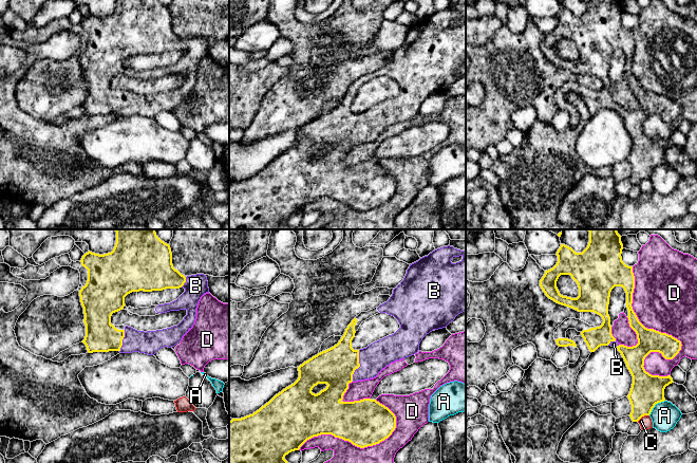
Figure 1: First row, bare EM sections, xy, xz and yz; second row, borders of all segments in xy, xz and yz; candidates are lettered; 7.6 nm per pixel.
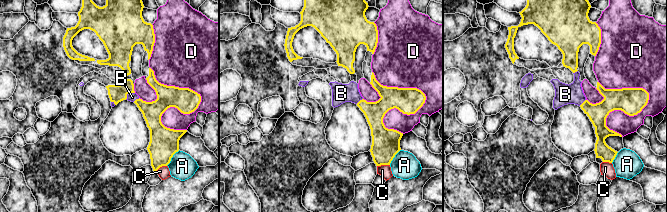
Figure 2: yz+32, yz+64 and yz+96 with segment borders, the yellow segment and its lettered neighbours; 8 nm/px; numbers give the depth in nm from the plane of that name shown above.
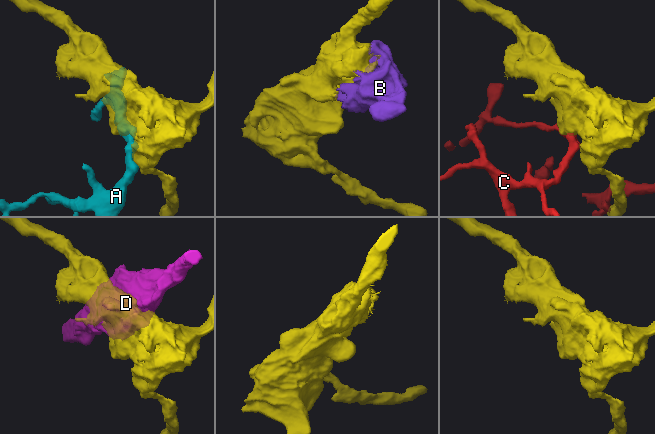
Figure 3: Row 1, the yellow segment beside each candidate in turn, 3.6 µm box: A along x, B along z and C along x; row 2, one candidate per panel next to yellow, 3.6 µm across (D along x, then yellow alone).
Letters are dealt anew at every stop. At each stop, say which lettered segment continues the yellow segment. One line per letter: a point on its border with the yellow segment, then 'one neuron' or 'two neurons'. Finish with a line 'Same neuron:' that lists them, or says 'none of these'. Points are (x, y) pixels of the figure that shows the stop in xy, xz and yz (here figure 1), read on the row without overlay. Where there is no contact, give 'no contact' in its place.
A: yz (655, 167) | two neurons
B: xz (359, 129) | one neuron
C: yz (642, 179) | two neurons
D: yz (671, 98) | two neurons
Same neuron: B

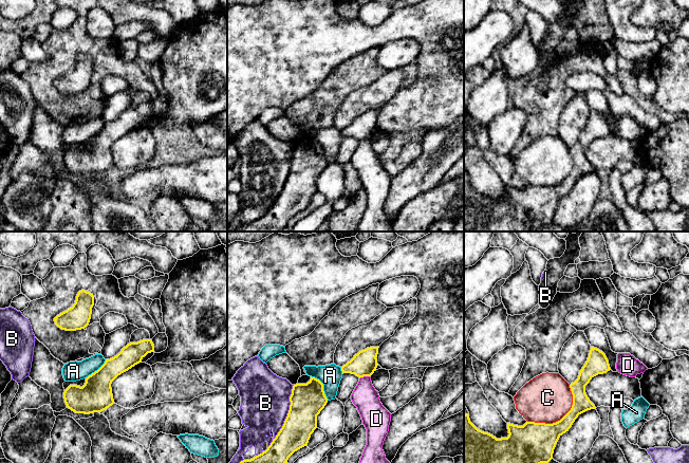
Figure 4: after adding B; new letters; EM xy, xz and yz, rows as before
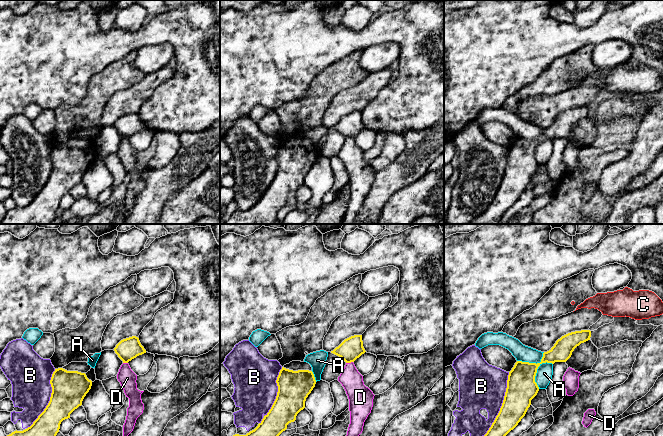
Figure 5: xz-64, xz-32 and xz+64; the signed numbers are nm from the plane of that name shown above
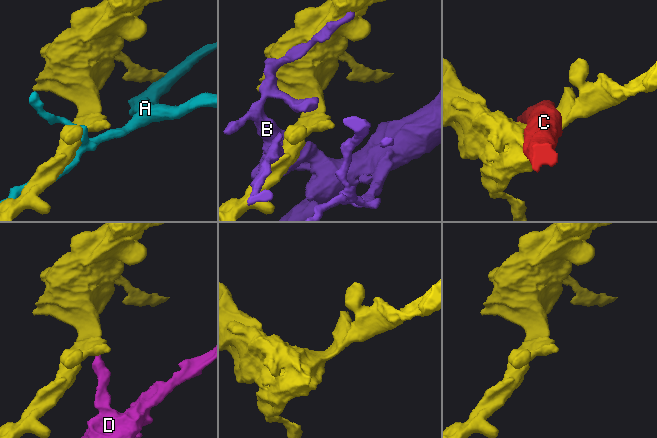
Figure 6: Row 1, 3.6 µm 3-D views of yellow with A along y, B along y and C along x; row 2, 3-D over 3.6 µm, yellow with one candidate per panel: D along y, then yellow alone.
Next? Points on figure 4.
A: xz (322, 149) | two neurons
B: xz (286, 180) | two neurons
C: yz (561, 182) | two neurons
D: xz (364, 139) | two neurons
Same neuron: none of these

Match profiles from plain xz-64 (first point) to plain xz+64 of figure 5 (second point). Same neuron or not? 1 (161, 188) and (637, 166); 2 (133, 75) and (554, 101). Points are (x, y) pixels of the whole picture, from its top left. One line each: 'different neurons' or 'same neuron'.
1: same neuron
2: different neurons

